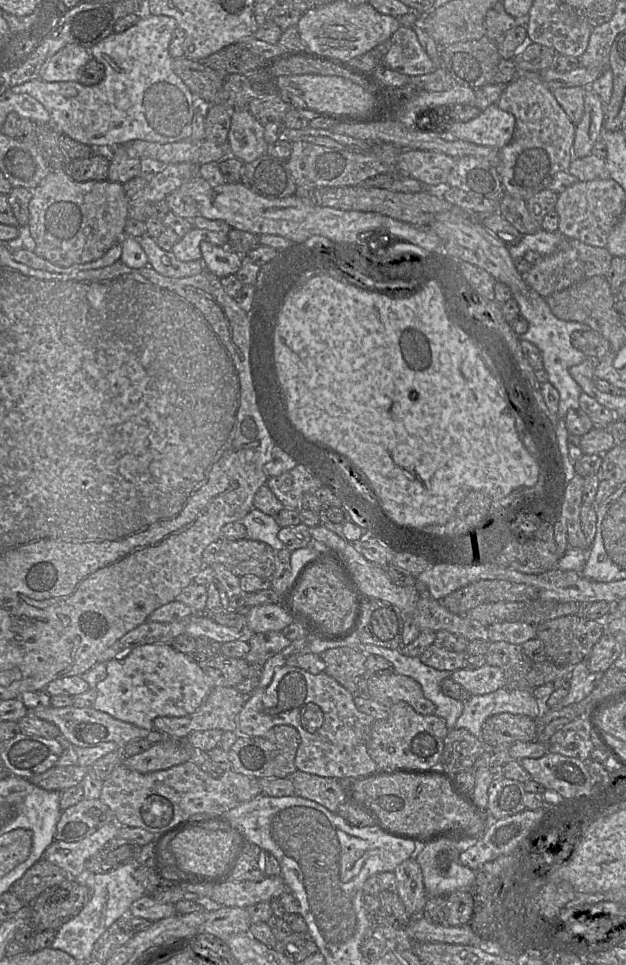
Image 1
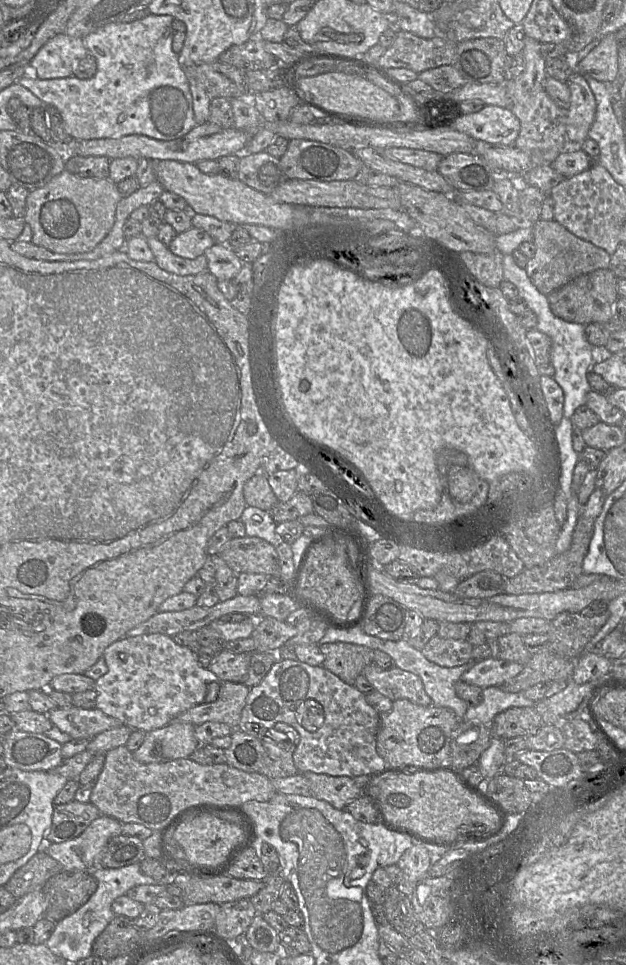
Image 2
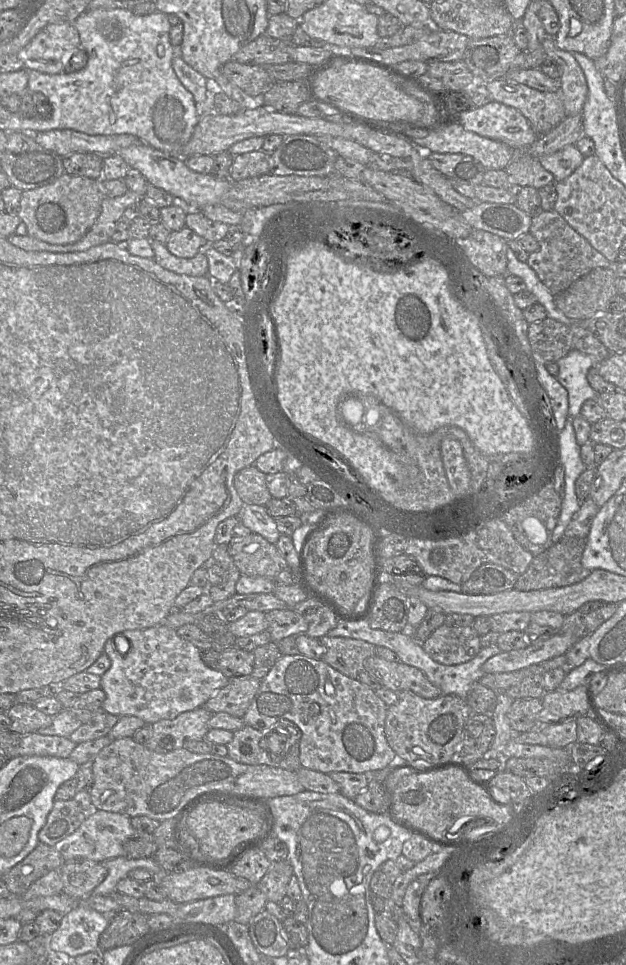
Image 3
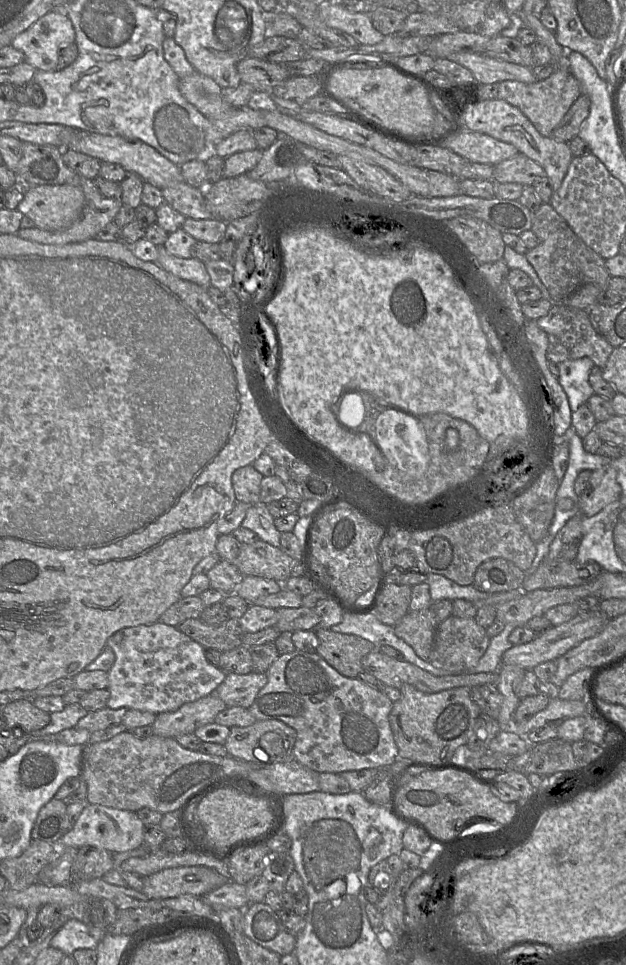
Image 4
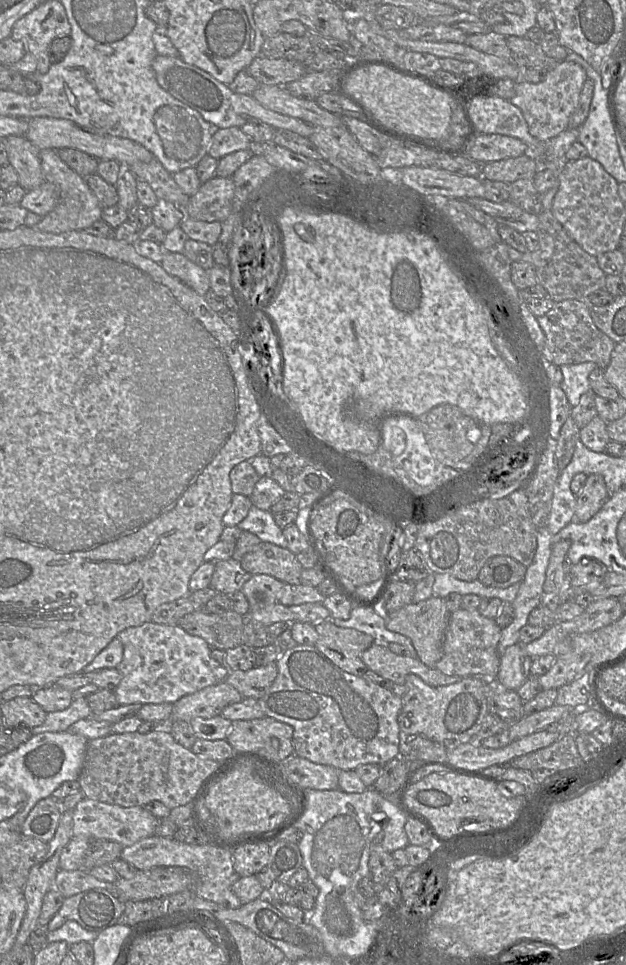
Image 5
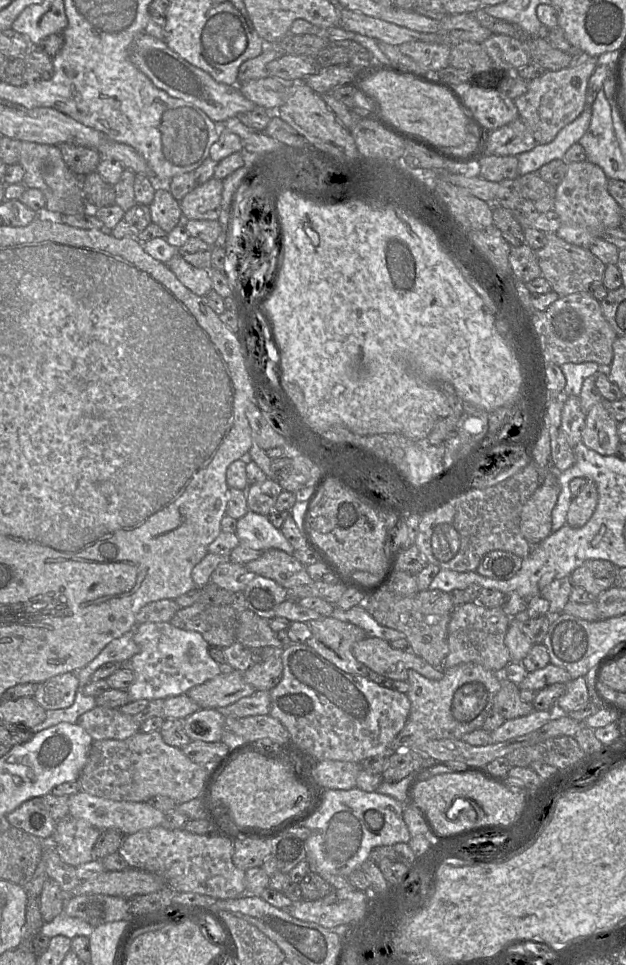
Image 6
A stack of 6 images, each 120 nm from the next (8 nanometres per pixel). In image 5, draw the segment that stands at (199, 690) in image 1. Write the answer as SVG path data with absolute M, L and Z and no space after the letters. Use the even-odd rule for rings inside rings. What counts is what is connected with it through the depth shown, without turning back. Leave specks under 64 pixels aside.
M146 622L123 630L116 638L123 645L123 658L117 667L121 681L114 690L119 705L175 703L185 695L224 681L230 672L211 657L211 648L204 639L187 633L179 625Z

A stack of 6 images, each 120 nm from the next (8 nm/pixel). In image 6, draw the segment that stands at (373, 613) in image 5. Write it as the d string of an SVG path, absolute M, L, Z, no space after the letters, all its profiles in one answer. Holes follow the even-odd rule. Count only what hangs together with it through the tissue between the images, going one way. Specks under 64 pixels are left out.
M334 605L332 617L361 627L370 637L378 637L389 642L405 638L402 632L378 624L364 605L357 605L348 610L342 610Z

